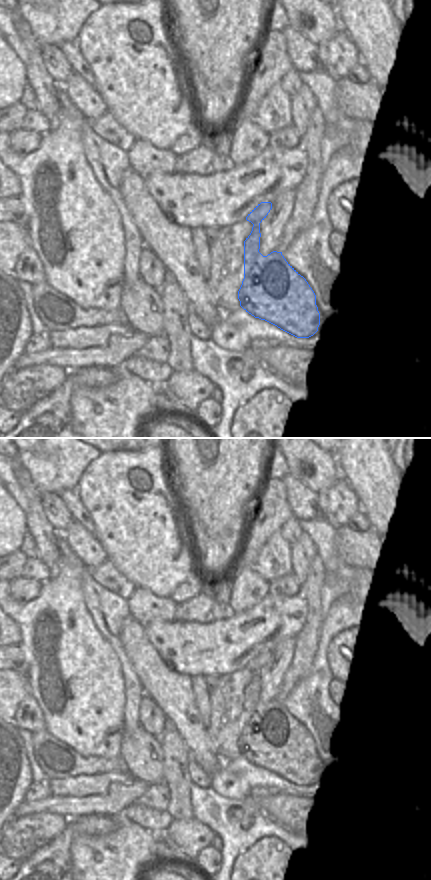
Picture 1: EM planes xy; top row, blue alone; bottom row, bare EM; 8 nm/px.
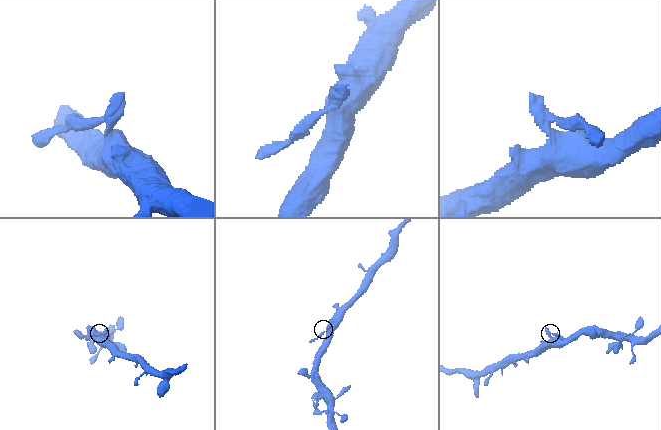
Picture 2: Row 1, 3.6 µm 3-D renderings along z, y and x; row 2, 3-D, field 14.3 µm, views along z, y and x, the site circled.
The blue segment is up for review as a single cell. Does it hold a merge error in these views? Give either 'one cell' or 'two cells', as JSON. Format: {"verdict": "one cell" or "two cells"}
{"verdict": "one cell"}

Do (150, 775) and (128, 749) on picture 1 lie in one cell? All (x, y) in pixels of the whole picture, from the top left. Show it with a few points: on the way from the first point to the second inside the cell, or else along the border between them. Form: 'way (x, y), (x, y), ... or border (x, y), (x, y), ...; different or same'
way (148, 769), (134, 755); same

